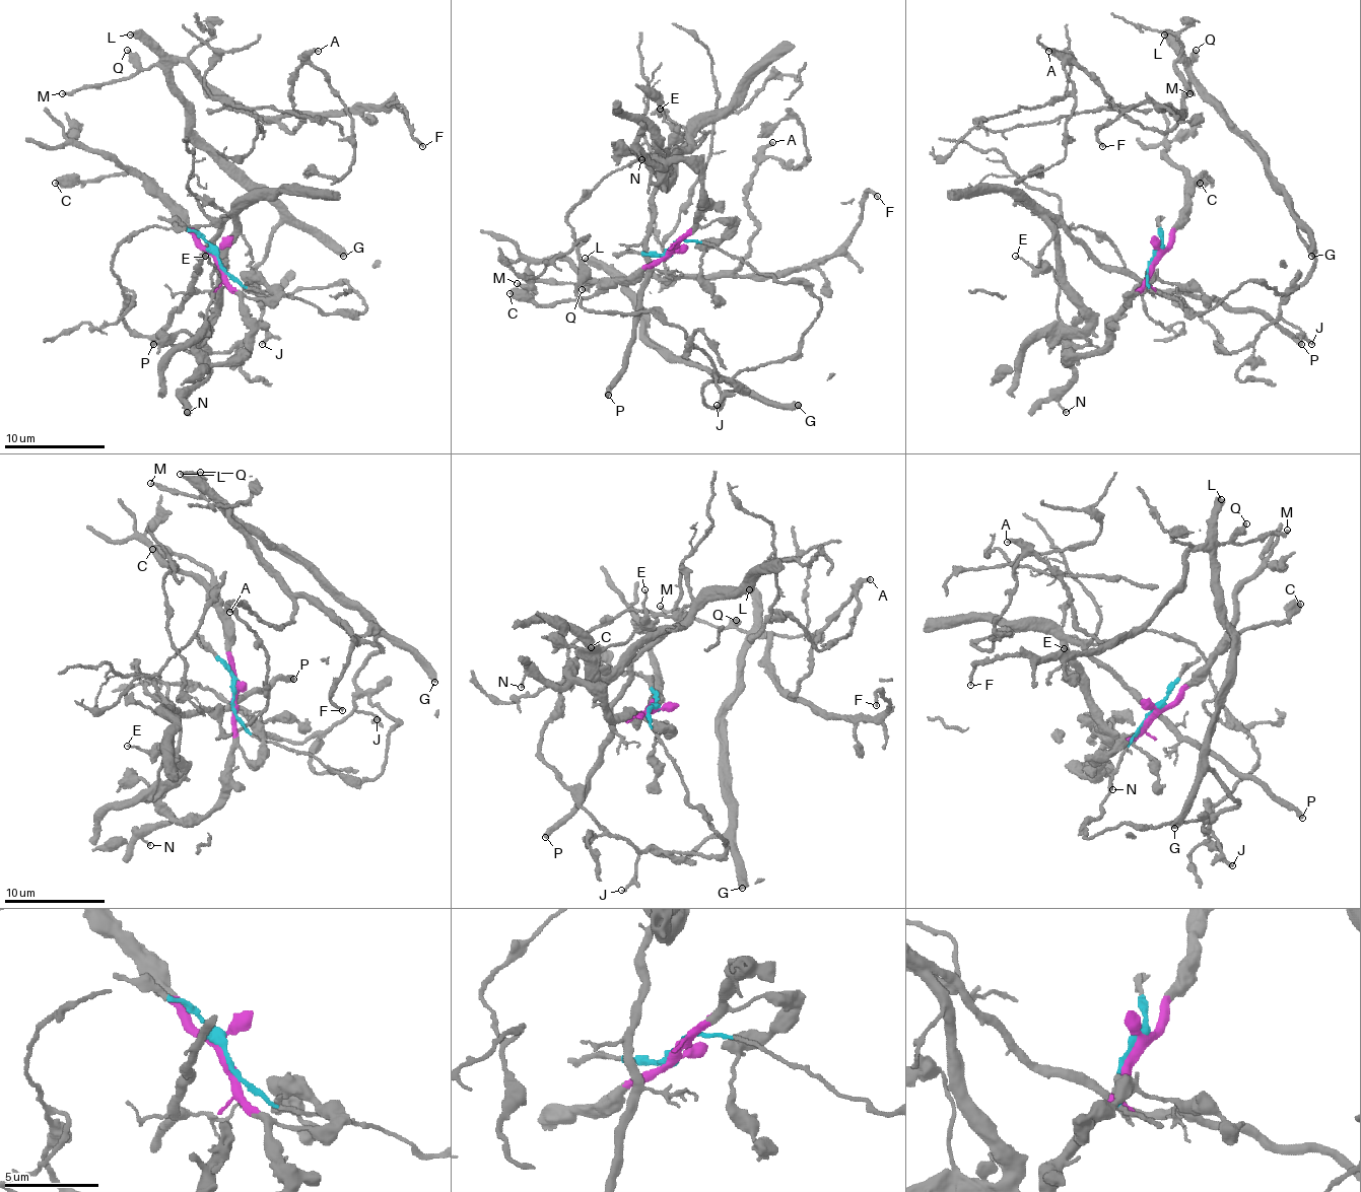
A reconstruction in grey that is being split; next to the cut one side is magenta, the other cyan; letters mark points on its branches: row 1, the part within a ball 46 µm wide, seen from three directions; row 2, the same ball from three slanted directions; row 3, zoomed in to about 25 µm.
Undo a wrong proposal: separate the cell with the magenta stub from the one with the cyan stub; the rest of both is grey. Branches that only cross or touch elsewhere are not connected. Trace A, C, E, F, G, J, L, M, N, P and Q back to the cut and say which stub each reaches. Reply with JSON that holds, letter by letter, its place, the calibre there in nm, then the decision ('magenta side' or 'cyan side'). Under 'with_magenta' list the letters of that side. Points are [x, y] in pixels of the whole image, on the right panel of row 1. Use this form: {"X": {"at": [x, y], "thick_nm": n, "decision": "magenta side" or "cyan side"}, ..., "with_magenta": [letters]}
{"A": {"at": [1048, 51], "thick_nm": 240, "decision": "cyan side"}, "C": {"at": [1200, 183], "thick_nm": 700, "decision": "magenta side"}, "E": {"at": [1015, 256], "thick_nm": 120, "decision": "magenta side"}, "F": {"at": [1102, 146], "thick_nm": 180, "decision": "cyan side"}, "G": {"at": [1311, 256], "thick_nm": 460, "decision": "cyan side"}, "J": {"at": [1311, 344], "thick_nm": 170, "decision": "cyan side"}, "L": {"at": [1164, 34], "thick_nm": 480, "decision": "cyan side"}, "M": {"at": [1189, 93], "thick_nm": 220, "decision": "cyan side"}, "N": {"at": [1066, 412], "thick_nm": 150, "decision": "magenta side"}, "P": {"at": [1301, 344], "thick_nm": 400, "decision": "magenta side"}, "Q": {"at": [1196, 50], "thick_nm": 360, "decision": "cyan side"}, "with_magenta": ["C", "E", "N", "P"]}

